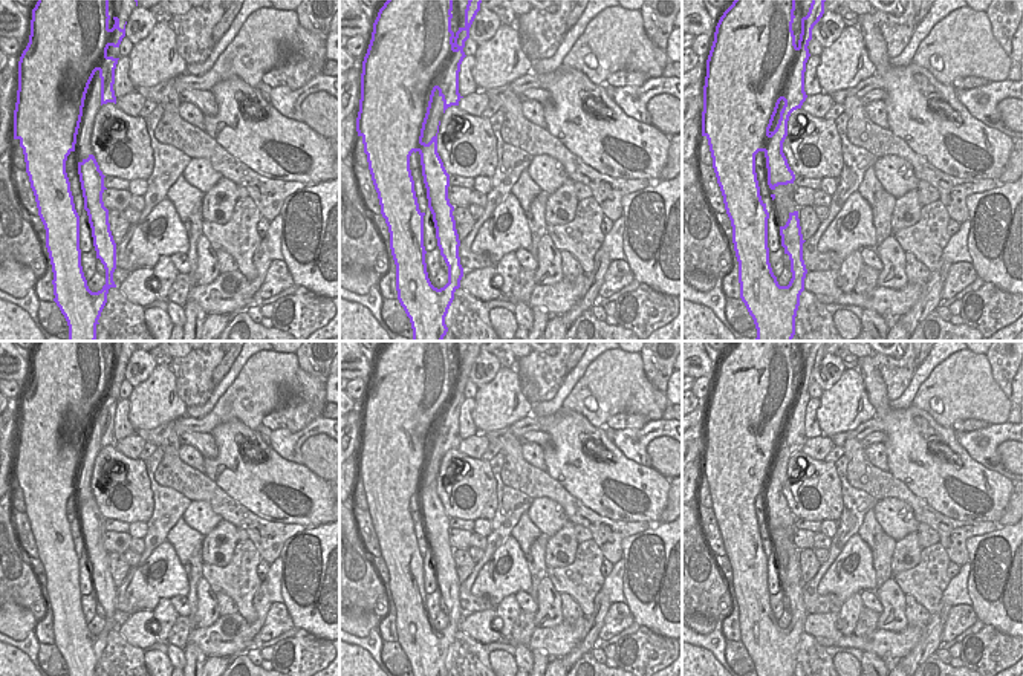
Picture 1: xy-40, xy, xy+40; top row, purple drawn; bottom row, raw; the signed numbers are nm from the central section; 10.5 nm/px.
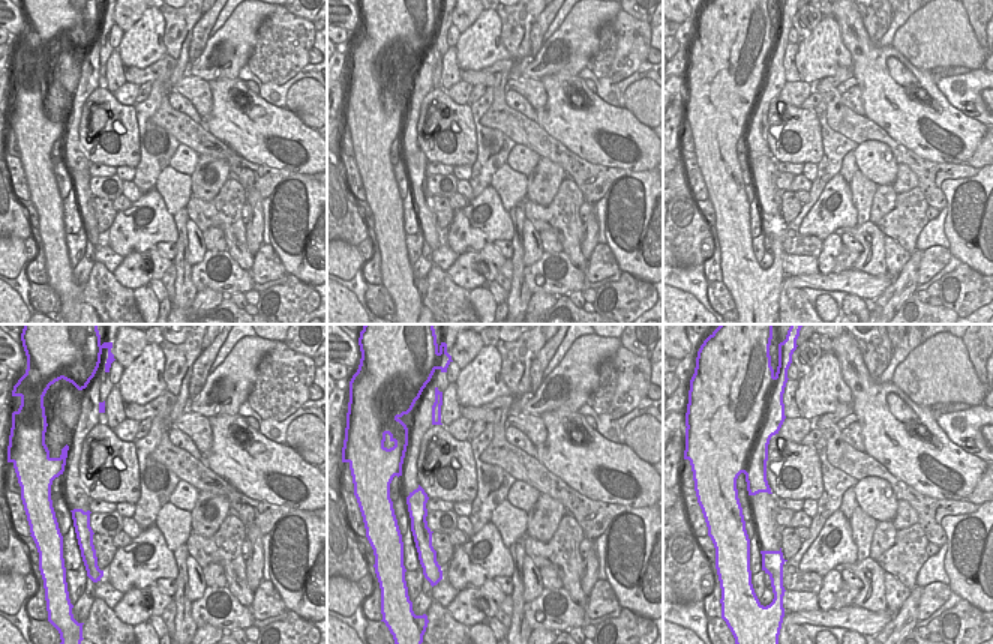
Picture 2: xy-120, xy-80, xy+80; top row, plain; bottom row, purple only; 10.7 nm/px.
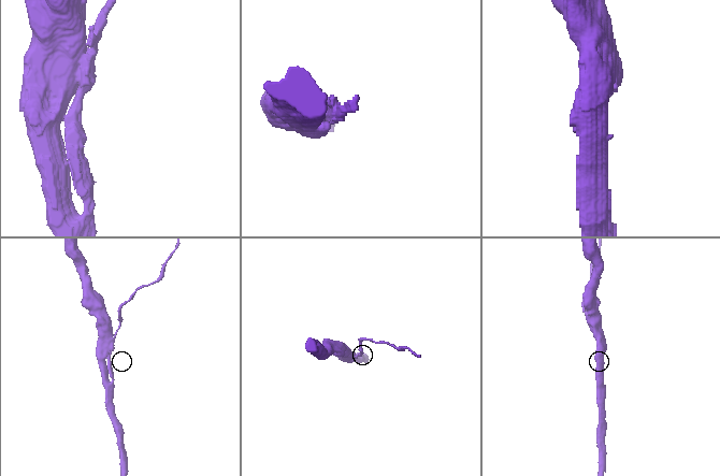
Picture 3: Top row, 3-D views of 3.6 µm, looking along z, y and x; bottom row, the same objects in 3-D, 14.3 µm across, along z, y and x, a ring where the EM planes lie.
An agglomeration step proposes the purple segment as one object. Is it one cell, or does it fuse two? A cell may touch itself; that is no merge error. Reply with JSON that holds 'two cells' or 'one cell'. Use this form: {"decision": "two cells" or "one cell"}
{"decision": "one cell"}

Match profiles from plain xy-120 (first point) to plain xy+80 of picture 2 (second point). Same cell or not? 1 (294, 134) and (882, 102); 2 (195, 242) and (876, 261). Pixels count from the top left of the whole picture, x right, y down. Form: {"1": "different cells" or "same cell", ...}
{"1": "same cell", "2": "same cell"}

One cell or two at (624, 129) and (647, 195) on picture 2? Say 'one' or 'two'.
two

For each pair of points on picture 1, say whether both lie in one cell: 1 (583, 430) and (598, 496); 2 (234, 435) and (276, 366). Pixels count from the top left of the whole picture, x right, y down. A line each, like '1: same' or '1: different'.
1: same
2: different

